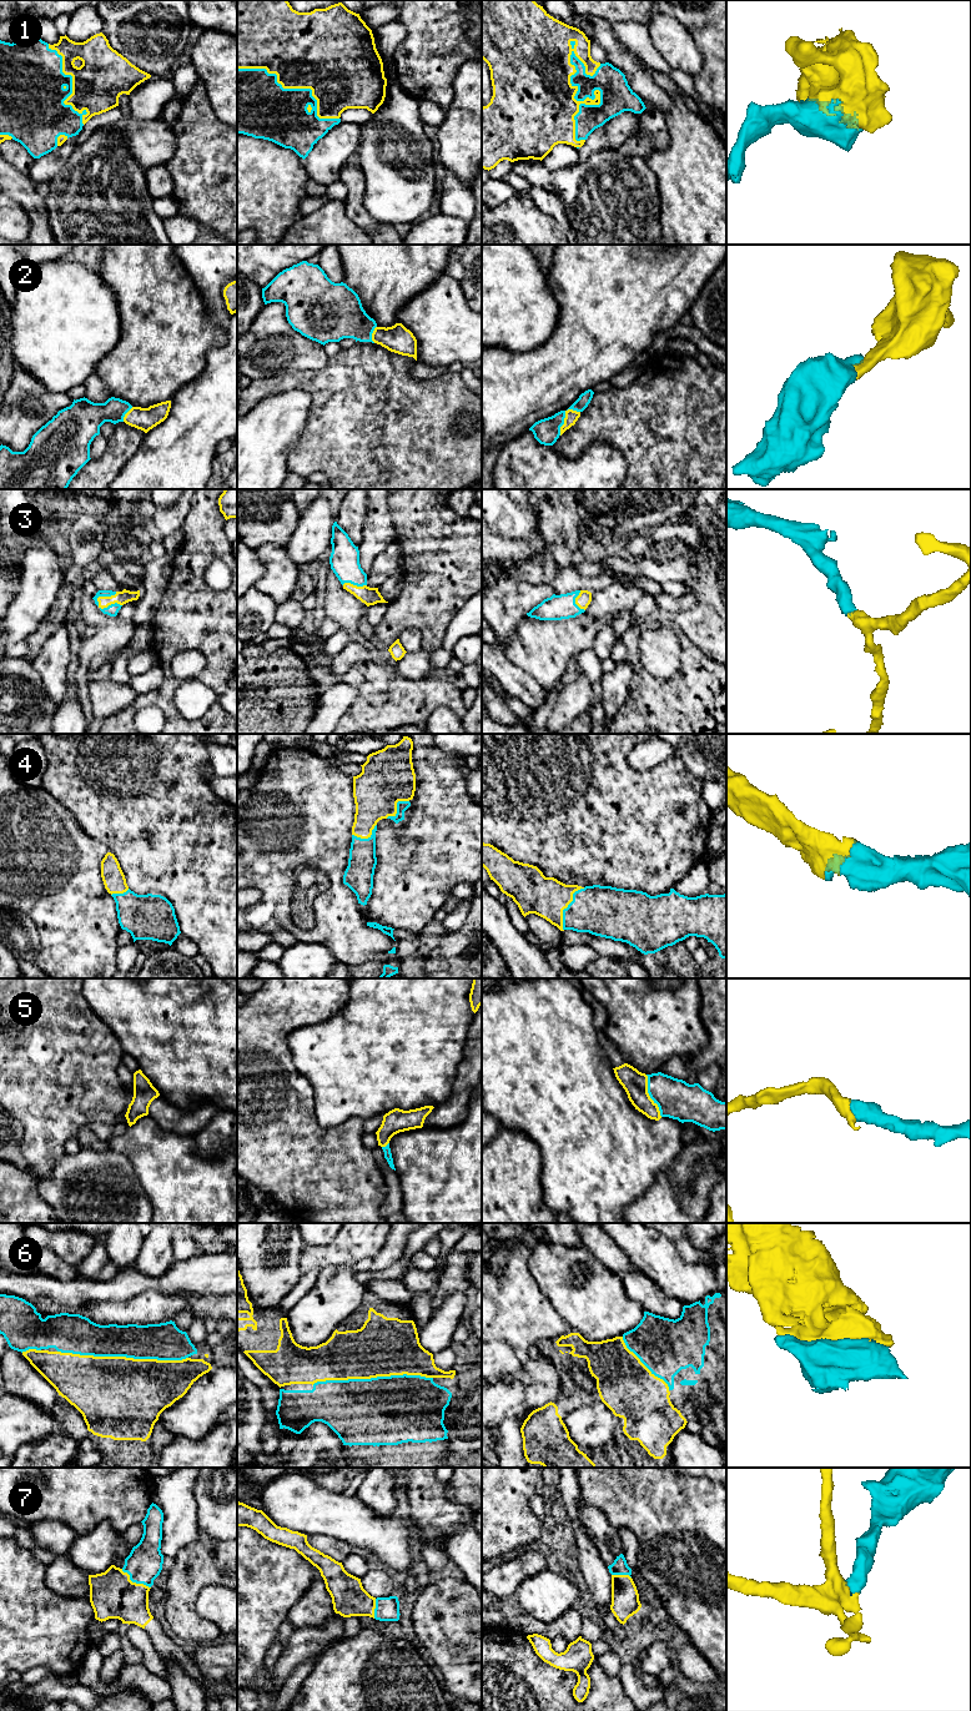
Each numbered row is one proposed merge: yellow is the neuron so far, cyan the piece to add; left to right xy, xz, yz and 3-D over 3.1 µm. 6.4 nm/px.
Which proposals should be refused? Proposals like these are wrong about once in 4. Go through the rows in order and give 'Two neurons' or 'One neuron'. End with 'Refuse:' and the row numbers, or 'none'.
1: One neuron
2: One neuron
3: One neuron
4: One neuron
5: One neuron
6: One neuron
7: One neuron
Refuse: none

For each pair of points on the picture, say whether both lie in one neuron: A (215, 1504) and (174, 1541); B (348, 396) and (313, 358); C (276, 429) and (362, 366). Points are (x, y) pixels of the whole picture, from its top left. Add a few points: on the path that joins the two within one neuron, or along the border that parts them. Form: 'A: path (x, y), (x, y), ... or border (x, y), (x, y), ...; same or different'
A: border (194, 1491), (199, 1528); different
B: border (328, 357), (328, 361), (320, 370), (295, 371); different
C: border (283, 389), (302, 388), (308, 393), (302, 434); different

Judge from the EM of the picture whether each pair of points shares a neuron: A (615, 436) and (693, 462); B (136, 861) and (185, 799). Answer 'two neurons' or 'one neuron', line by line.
A: one neuron
B: one neuron

